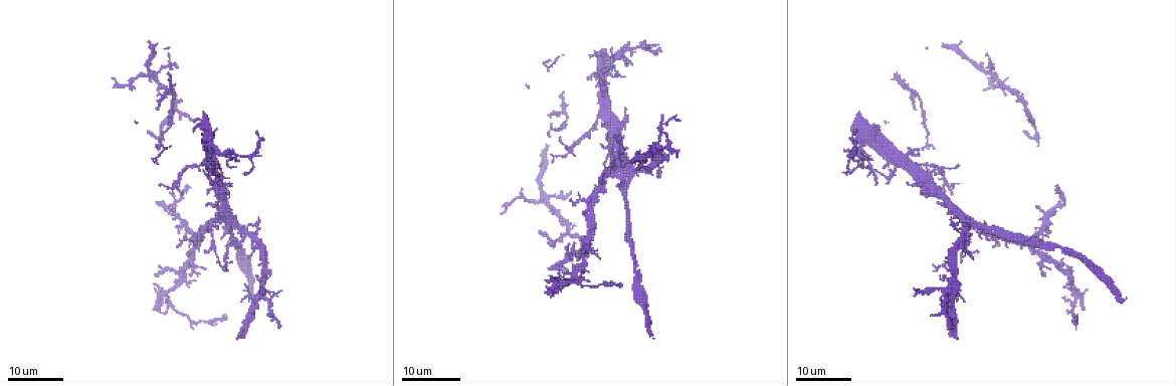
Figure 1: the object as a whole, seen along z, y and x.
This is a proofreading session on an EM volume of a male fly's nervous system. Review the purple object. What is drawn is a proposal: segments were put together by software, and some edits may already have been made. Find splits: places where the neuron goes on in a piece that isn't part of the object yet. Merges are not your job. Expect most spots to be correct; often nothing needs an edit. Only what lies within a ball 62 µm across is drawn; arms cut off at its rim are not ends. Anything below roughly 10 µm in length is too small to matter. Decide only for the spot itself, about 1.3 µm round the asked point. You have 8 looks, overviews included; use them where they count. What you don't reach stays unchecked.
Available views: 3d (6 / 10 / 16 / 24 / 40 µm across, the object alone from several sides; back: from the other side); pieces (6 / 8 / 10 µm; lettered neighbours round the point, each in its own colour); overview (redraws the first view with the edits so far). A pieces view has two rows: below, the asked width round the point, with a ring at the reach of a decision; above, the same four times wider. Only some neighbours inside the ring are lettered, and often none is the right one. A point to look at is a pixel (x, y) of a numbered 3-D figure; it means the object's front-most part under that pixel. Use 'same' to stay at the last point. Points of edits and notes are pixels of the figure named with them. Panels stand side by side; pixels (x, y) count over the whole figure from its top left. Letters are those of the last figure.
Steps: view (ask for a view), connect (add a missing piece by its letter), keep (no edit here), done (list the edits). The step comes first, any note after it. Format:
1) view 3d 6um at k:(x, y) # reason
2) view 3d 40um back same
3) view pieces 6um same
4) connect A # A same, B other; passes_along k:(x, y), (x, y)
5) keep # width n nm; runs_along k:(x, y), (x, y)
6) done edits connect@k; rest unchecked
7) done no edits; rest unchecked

view 3d 16um at 1:(610, 154) # free end

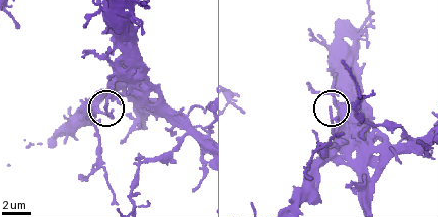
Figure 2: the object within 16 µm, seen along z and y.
view pieces 6um at 2:(329, 109) # what lies round it

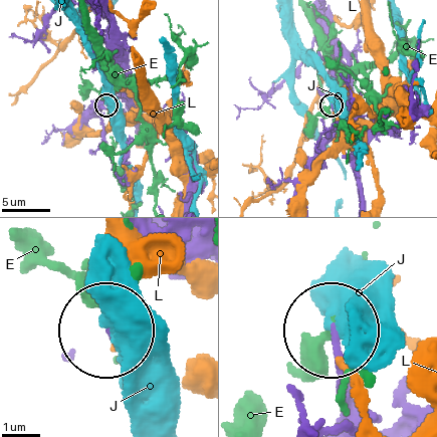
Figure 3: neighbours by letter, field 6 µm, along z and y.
keep # E other, J other, L other; none of them fits

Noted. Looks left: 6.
view 3d 16um at 1:(620, 136) # branch stops here

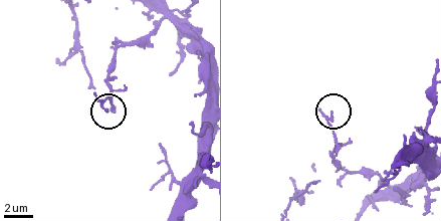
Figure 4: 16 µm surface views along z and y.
view pieces 10um at 4:(332, 114) # see the neighbours

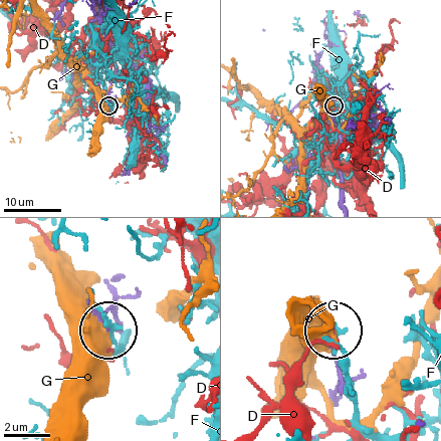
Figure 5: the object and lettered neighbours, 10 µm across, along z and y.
keep # D other, F other, G other; none of them fits

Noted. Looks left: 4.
view 3d 24um at 1:(600, 182) # thin end

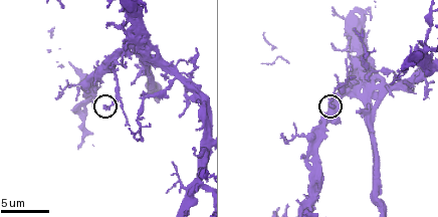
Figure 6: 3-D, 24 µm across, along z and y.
view pieces 8um at 6:(334, 105)

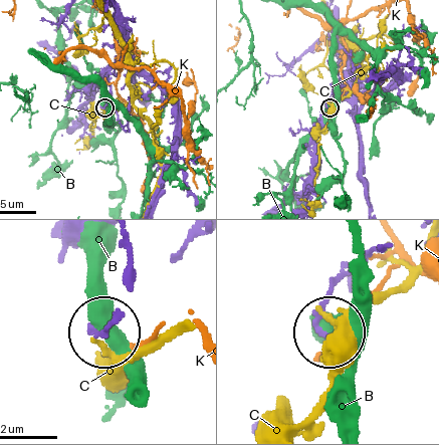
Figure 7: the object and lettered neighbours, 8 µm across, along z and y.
keep # B other, C other, K other; no lettered piece goes on from it

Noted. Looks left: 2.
view pieces 8um at 6:(198, 50) # thin end

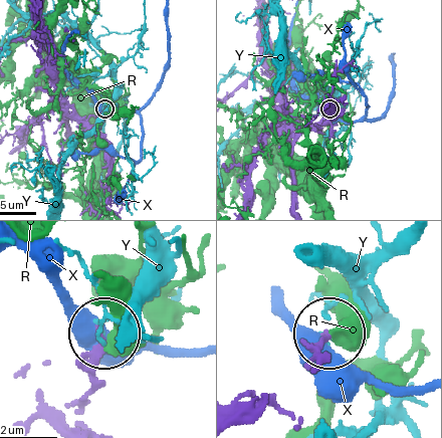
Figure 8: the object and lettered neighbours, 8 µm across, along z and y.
keep # R other, X other, Y other; runs_along 8:(70, 406), (89, 387), (91, 358), (103, 339); no lettered piece goes on from it

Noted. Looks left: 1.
done no edits; rest unchecked

